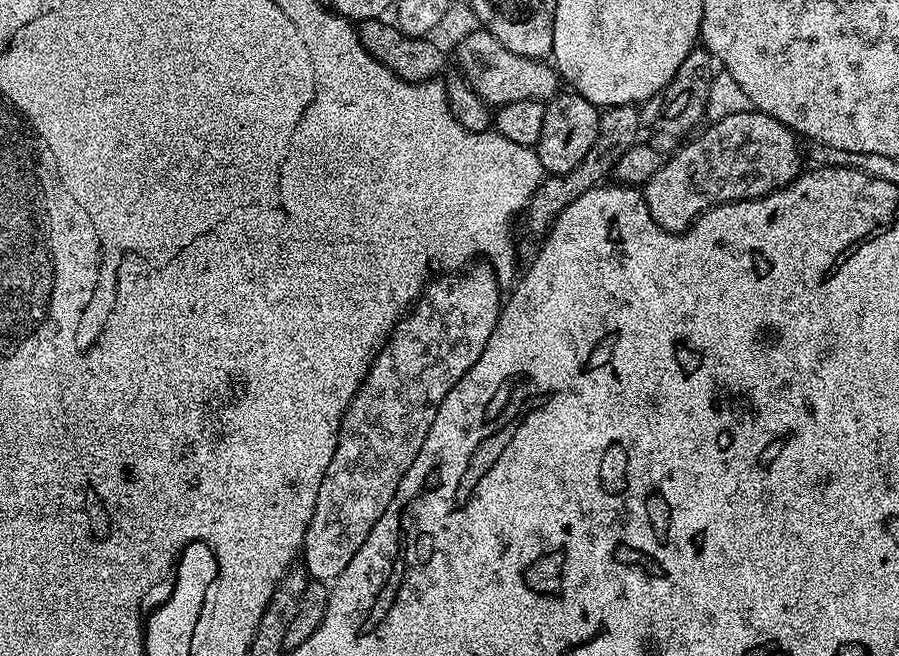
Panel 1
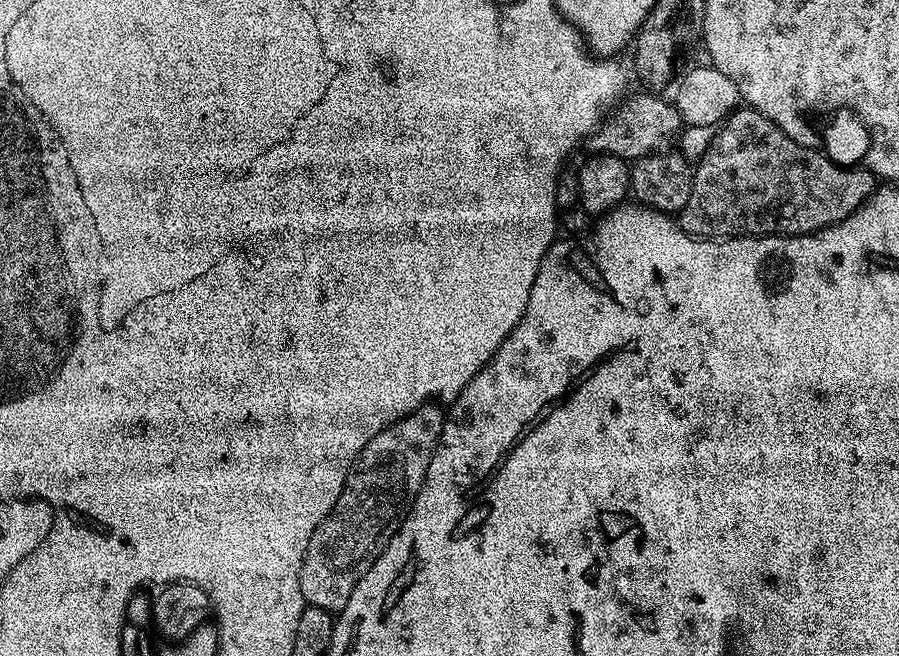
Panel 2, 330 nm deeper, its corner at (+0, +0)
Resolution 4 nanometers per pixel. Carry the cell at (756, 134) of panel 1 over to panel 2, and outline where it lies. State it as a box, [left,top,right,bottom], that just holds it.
[678,106,878,238]

